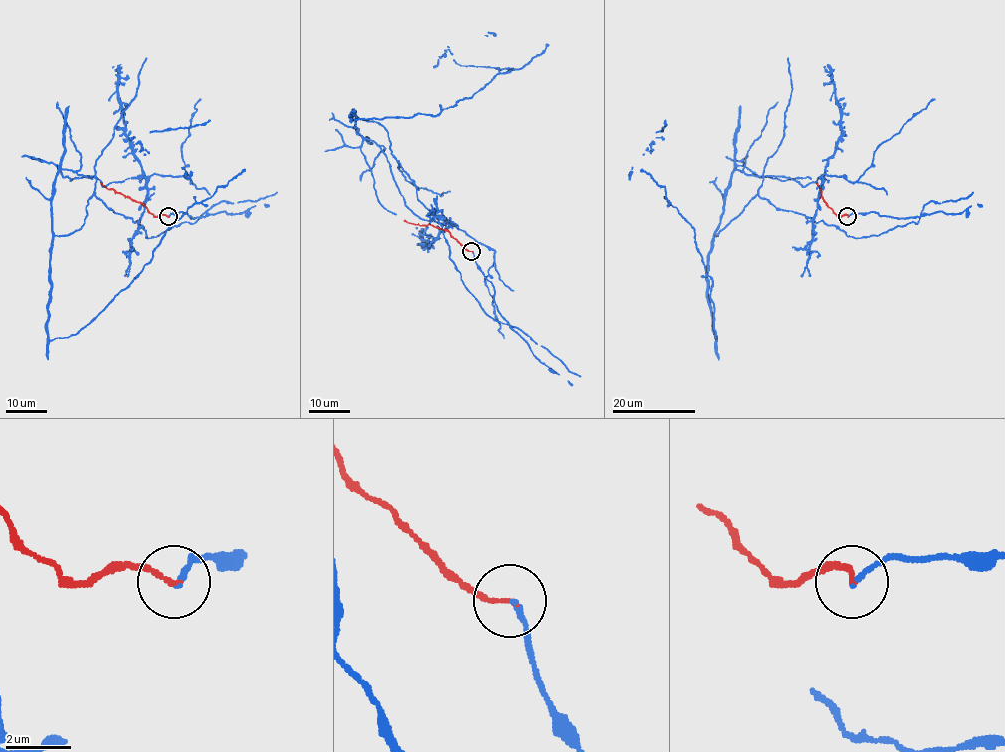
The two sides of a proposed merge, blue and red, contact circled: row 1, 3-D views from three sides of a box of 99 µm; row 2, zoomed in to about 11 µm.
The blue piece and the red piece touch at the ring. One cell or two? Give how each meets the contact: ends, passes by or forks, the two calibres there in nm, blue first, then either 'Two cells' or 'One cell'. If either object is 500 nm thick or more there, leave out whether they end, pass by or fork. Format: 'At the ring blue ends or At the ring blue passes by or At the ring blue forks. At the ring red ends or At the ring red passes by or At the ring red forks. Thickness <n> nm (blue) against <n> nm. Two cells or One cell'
At the ring blue ends. At the ring red ends. Thickness 120 nm (blue) against 140 nm. One cell

